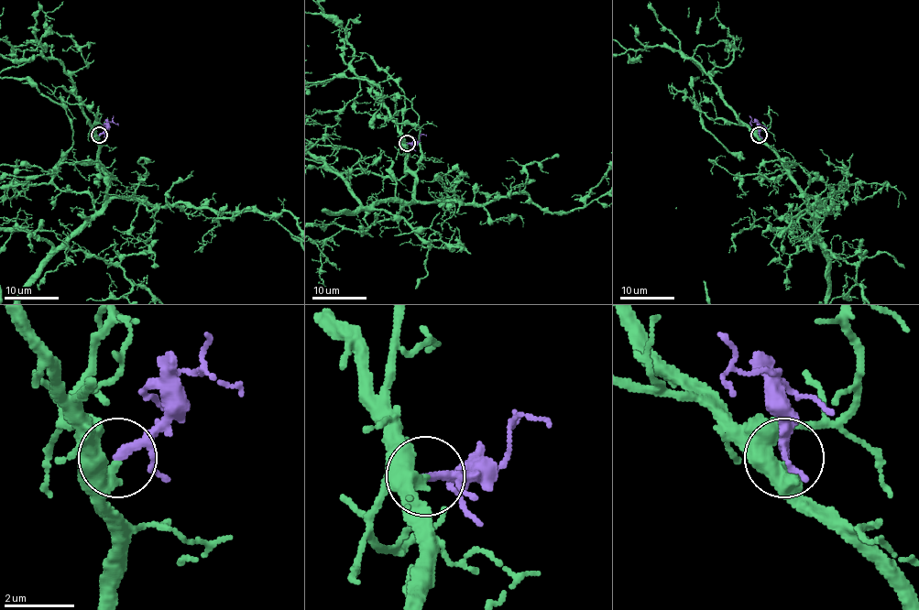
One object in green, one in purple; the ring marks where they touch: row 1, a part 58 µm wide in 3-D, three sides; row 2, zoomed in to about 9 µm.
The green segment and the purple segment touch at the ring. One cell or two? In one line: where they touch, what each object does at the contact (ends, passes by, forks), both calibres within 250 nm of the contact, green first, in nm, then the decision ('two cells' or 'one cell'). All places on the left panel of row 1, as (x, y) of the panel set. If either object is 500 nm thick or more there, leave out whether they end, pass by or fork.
at (99, 135); green ends there; purple passes by; 440 nm thick on the green side, 180 nm on the other; one cell

